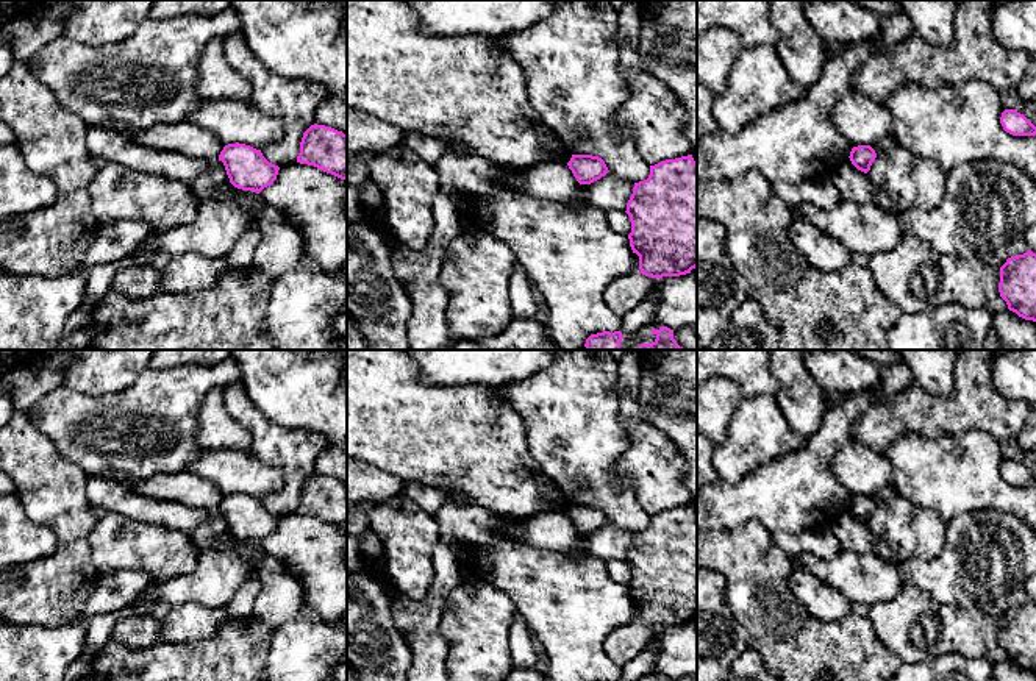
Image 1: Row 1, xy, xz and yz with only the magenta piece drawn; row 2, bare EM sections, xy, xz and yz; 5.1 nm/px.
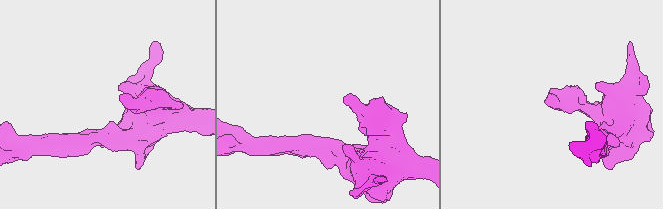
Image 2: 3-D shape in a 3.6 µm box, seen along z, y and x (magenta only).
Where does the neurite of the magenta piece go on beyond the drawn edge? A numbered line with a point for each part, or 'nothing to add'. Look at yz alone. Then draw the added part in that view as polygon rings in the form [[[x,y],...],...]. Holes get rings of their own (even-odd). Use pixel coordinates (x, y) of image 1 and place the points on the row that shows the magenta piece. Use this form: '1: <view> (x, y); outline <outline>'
nothing to add

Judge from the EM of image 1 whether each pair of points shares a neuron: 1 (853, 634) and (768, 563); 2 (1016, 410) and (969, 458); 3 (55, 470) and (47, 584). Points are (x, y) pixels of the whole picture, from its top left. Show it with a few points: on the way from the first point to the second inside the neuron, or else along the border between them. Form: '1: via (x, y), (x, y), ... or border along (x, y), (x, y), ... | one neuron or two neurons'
1: via (825, 634), (813, 634), (769, 591) | one neuron
2: border along (955, 433), (985, 430), (1000, 444) | two neurons
3: via (57, 499), (66, 509), (66, 556) | one neuron

